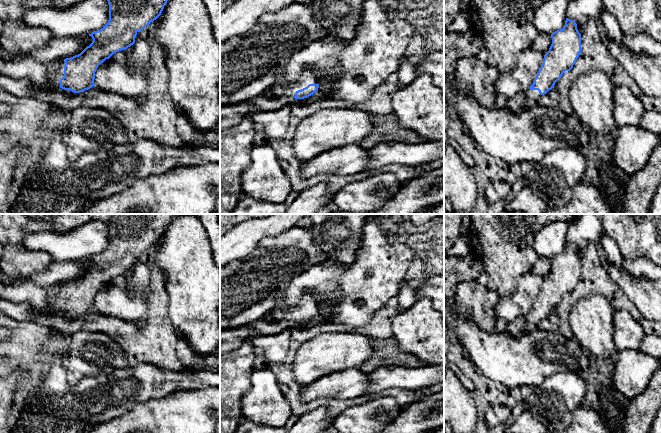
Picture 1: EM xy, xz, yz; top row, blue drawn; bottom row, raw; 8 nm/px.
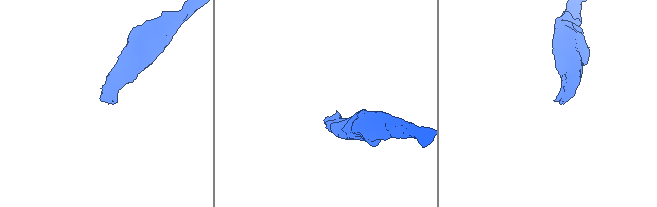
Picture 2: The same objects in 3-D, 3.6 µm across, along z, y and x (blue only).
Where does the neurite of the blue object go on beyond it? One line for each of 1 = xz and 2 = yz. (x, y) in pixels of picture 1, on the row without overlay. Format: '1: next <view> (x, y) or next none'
1: next xz (287, 312)
2: next yz (532, 323)

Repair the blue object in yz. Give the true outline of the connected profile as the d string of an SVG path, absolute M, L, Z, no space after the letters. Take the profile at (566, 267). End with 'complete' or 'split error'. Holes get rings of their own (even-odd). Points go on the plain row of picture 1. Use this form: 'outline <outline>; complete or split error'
outline M566 242L564 251L553 256L551 262L549 275L544 279L533 308L526 315L522 334L538 330L541 321L554 312L565 295L573 292L581 277L581 258L574 244Z; split error

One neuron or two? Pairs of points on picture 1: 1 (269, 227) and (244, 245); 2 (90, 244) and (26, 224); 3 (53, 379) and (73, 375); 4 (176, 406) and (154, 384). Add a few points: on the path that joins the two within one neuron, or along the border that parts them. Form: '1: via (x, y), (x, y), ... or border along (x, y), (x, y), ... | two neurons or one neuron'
1: via (263, 228), (250, 239) | one neuron
2: border along (70, 230), (38, 231), (28, 233), (24, 239) | two neurons
3: border along (90, 376), (75, 384), (66, 380) | two neurons
4: border along (188, 389), (173, 391), (143, 402) | two neurons

